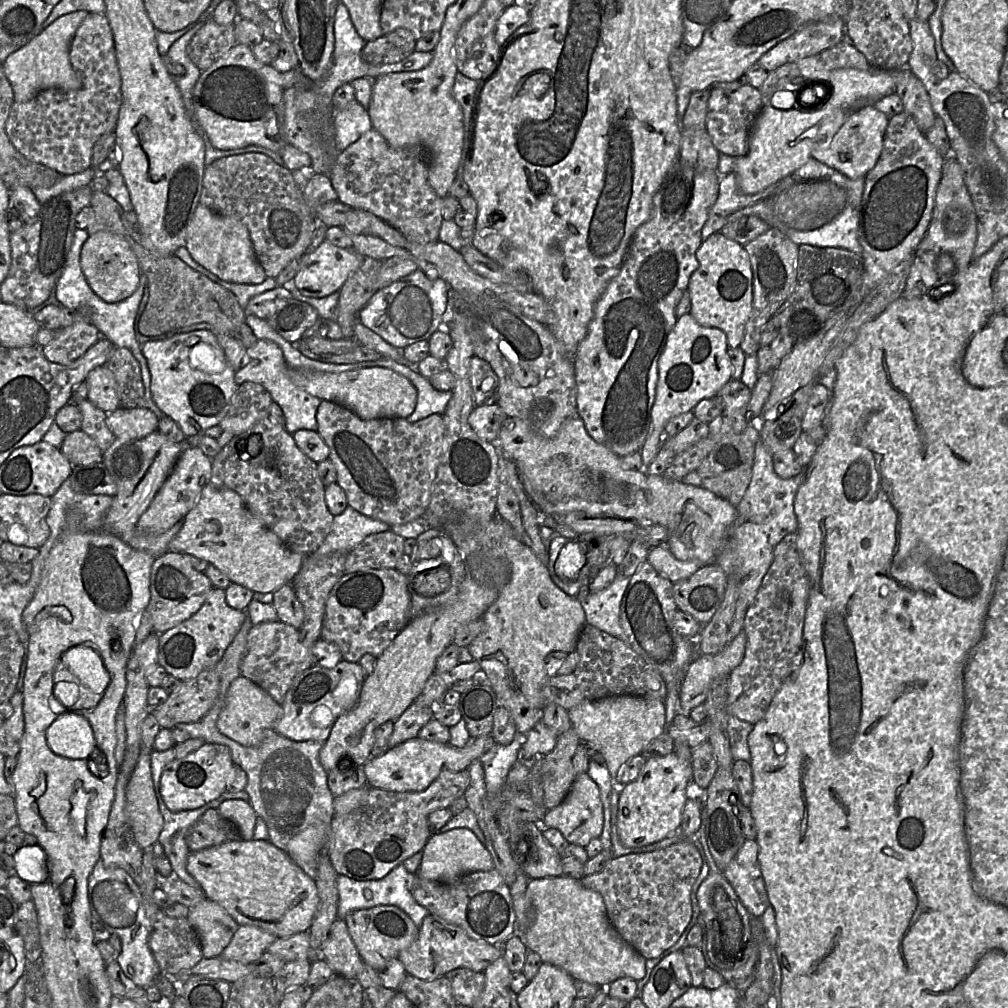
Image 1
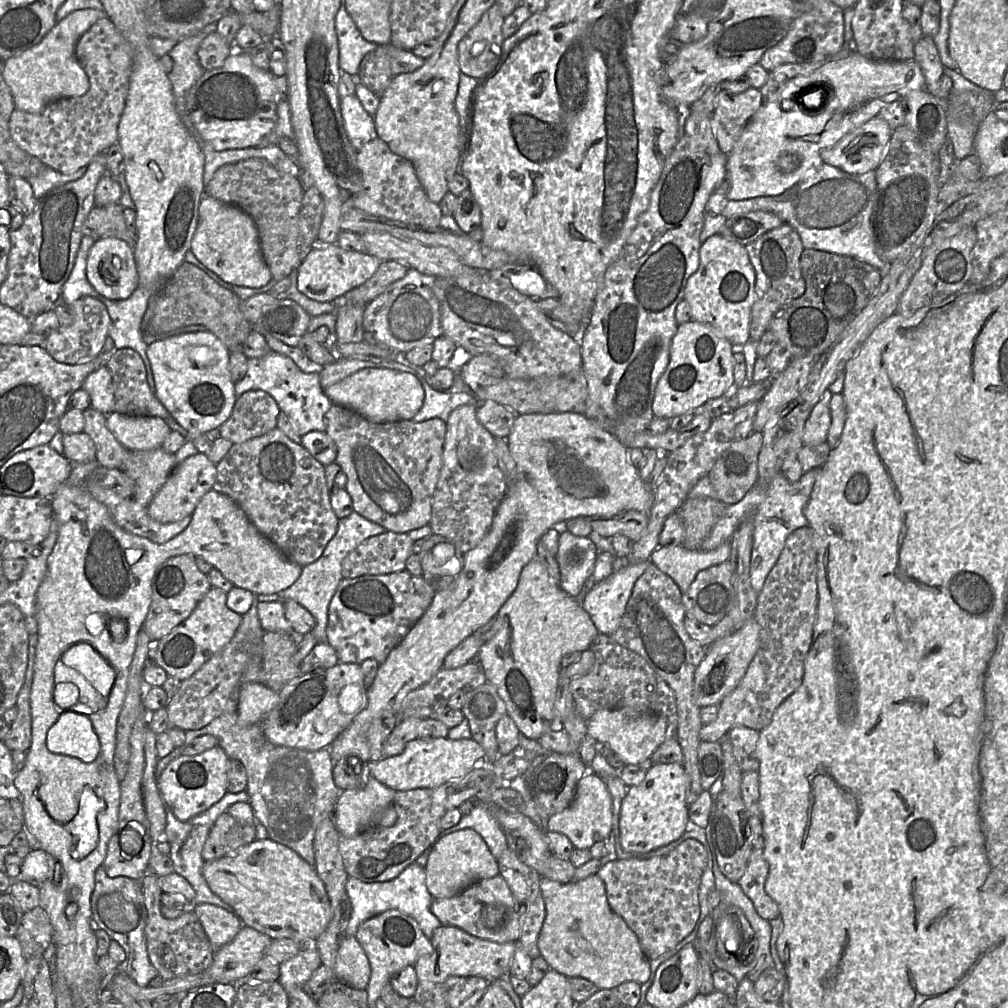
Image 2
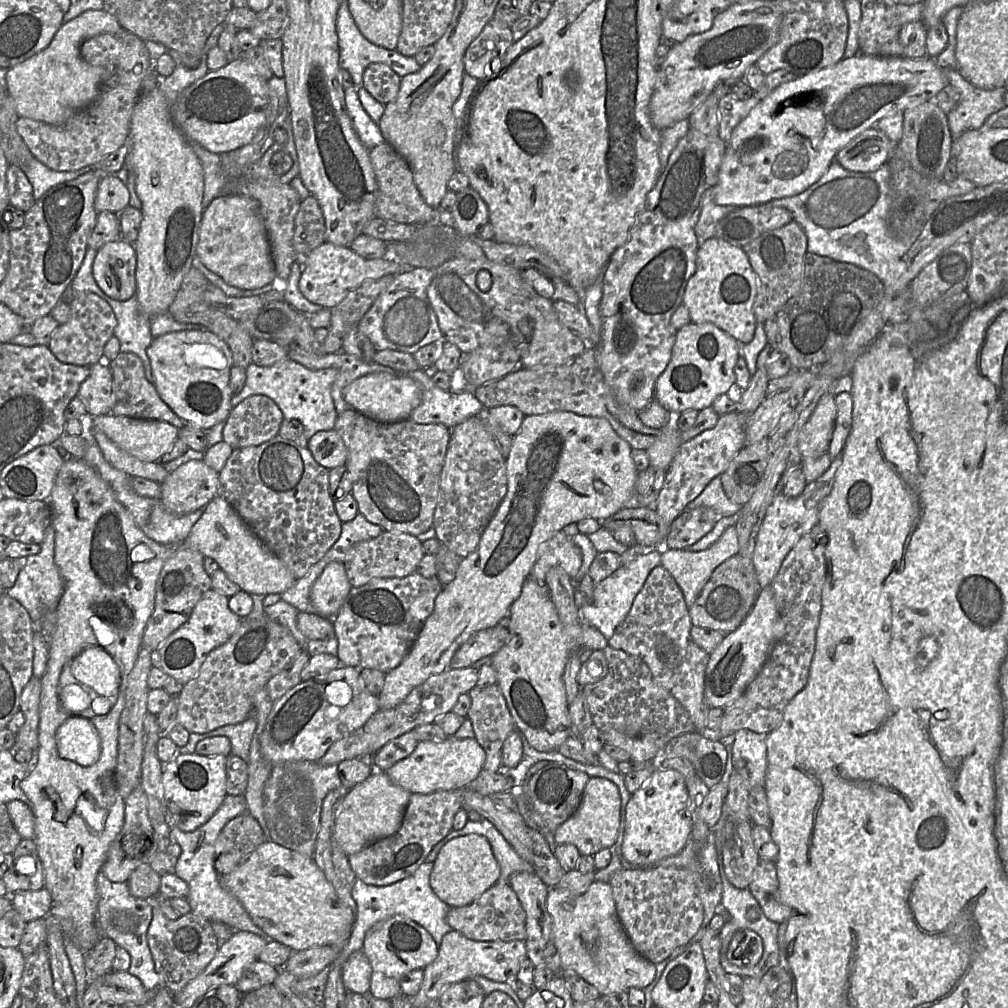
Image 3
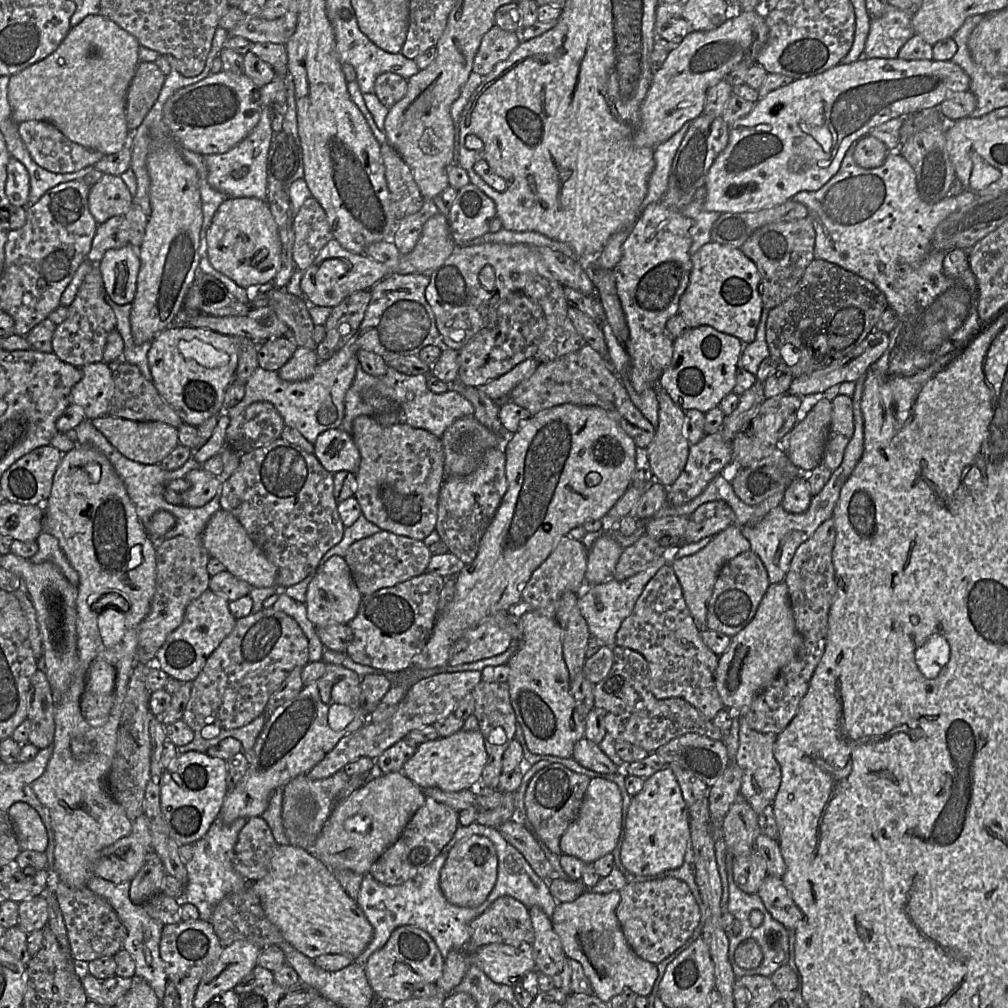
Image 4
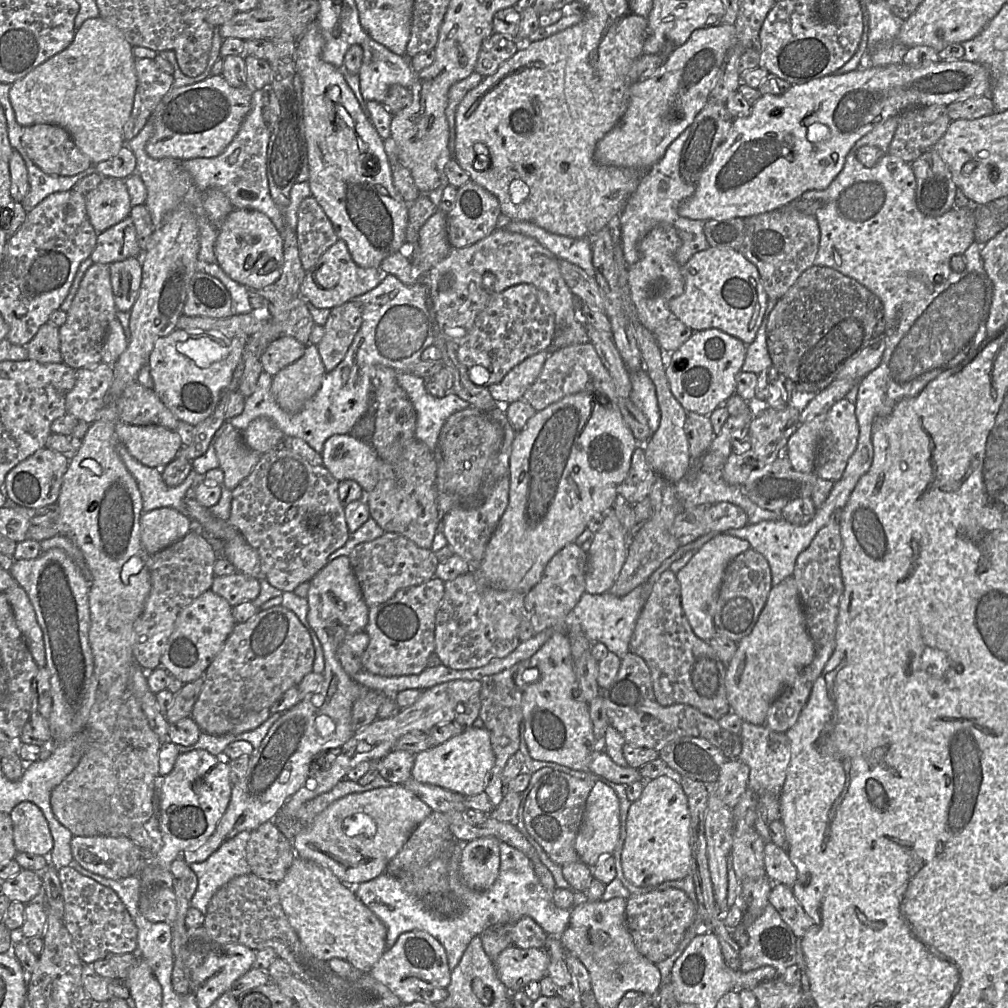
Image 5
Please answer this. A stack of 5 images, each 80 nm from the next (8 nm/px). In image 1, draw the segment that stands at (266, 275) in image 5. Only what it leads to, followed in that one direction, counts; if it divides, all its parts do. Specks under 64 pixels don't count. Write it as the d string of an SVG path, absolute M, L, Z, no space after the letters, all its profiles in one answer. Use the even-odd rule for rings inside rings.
M198 203L187 227L184 247L198 264L224 281L261 284L267 278L255 255L247 227L238 219L219 215L201 203Z

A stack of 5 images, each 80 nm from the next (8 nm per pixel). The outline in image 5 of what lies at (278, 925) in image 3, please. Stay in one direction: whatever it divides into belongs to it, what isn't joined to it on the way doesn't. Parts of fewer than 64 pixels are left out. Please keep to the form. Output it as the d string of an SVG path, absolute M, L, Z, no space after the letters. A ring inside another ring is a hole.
M296 857L282 881L276 884L282 908L306 949L317 959L328 962L333 958L349 962L363 974L369 974L386 949L387 928L357 897L353 887L338 879L329 869Z

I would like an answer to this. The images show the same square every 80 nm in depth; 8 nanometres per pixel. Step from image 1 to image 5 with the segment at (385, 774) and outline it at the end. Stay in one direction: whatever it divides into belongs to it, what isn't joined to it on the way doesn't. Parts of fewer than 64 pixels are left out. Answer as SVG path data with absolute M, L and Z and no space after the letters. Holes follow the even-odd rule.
M469 727L446 742L415 755L411 777L425 784L436 785L464 796L485 791L485 777L495 764L489 731Z

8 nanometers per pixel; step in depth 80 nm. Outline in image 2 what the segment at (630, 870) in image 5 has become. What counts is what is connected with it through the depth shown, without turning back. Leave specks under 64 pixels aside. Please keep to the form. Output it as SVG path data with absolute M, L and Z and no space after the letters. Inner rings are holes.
M654 763L640 784L628 787L622 801L619 830L623 849L635 853L649 852L679 839L688 826L683 766L678 763Z

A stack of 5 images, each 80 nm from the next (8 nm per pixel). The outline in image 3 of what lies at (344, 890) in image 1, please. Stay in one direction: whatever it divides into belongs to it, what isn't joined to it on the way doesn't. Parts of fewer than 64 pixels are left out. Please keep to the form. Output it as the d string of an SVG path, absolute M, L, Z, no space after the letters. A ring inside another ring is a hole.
M424 862L411 876L387 886L375 886L360 879L356 880L352 889L352 897L357 906L356 917L339 952L341 968L352 953L363 949L365 936L375 924L395 915L405 916L422 926L431 935L437 948L439 947L443 936L452 930L447 922L451 907L440 900L431 888L430 875L433 865L434 862Z

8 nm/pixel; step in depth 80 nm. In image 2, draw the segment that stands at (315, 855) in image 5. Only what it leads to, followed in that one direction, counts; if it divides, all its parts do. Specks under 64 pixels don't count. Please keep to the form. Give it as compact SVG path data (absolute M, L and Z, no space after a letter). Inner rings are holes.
M372 776L363 787L341 792L335 806L340 835L354 837L373 826L393 826L398 818L392 806L395 792Z

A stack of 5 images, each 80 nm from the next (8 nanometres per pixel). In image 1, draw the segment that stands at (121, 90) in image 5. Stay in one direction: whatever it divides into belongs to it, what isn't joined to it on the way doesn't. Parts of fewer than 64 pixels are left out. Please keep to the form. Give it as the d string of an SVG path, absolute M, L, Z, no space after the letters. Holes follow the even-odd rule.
M80 10L60 16L27 44L11 53L3 65L9 80L14 101L27 102L40 91L49 88L77 90L82 86L81 76L74 70L69 59L72 39L89 12Z

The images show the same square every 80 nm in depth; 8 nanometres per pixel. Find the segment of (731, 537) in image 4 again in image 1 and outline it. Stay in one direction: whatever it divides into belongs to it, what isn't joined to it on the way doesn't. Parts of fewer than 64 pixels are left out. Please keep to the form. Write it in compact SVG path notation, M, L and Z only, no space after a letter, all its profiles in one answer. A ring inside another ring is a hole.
M657 545L653 547L648 554L647 561L654 567L654 569L661 574L663 577L669 579L671 582L675 583L677 581L687 579L691 575L693 575L697 570L699 570L701 567L705 565L710 565L710 564L704 564L701 561L698 560L691 560L691 561L681 561L675 558L675 556L671 553L667 545Z

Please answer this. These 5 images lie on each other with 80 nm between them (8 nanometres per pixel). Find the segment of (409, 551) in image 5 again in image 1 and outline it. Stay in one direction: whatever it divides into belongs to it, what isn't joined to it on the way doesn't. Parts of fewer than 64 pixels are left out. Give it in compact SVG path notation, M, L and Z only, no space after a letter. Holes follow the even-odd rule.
M390 530L367 536L348 553L345 574L365 569L394 569L404 554L404 541L405 538Z

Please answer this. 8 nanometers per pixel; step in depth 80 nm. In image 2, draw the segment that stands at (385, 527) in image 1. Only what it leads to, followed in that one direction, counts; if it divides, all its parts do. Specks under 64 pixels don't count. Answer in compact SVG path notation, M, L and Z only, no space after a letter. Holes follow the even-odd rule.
M356 511L339 519L335 535L329 541L322 555L313 563L303 567L299 578L286 590L279 593L281 599L291 599L306 608L315 619L315 627L311 631L318 642L326 642L326 627L328 623L328 607L333 595L343 579L342 562L346 556L364 540L385 533L387 529L372 522Z

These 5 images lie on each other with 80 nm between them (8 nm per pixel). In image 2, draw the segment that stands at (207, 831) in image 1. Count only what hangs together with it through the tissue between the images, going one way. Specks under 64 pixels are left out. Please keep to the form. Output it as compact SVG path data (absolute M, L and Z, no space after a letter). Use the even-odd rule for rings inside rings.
M222 813L211 828L203 847L205 861L234 854L256 840L256 825L243 824L229 813Z

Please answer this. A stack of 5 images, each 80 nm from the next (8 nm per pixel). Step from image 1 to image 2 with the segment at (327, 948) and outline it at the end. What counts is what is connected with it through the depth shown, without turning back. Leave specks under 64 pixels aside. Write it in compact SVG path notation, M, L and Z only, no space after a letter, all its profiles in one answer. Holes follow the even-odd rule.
M345 935L342 939L333 972L335 979L352 988L366 990L370 978L370 963L355 937Z

